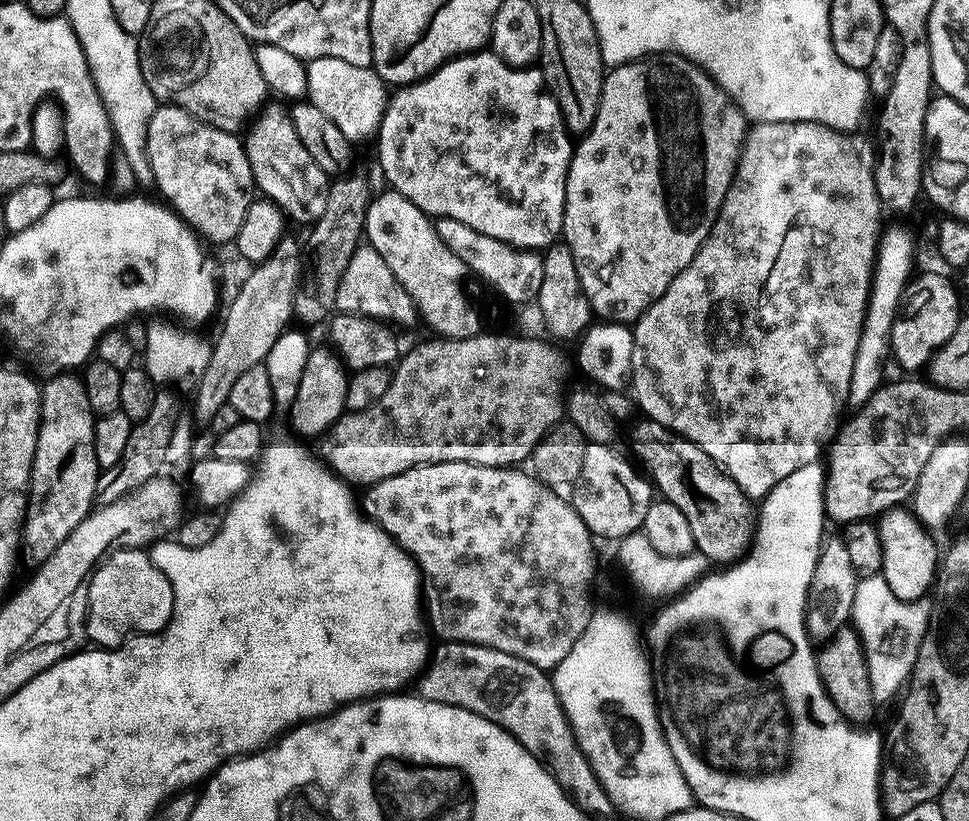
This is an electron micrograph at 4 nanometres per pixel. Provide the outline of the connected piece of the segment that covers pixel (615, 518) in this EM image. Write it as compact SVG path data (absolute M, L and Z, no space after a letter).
M589 443L586 462L582 464L582 474L574 488L574 507L593 537L609 536L619 541L643 529L646 510L650 510L654 499L654 488L649 477L631 459L628 461L614 449L607 444Z

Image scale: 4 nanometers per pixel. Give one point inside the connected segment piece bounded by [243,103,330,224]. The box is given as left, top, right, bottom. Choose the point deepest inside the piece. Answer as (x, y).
(282, 168)

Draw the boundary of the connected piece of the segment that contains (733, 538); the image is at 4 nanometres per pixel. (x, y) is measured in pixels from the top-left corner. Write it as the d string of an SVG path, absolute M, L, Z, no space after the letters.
M640 418L633 426L632 448L655 491L674 502L689 520L699 555L713 565L728 566L747 553L754 539L754 504L719 464L694 442L647 418Z

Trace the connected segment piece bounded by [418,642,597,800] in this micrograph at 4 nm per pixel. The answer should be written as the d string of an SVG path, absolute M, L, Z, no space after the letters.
M444 642L439 646L441 648L431 653L426 667L419 673L418 694L421 698L439 704L449 704L455 708L465 708L506 729L533 758L540 761L552 773L553 778L564 787L564 791L573 800L585 800L590 795L588 784L597 783L596 772L592 769L592 764L584 751L580 749L576 731L572 729L572 724L560 705L556 687L552 685L549 673L522 658L502 654L502 650L455 642Z

